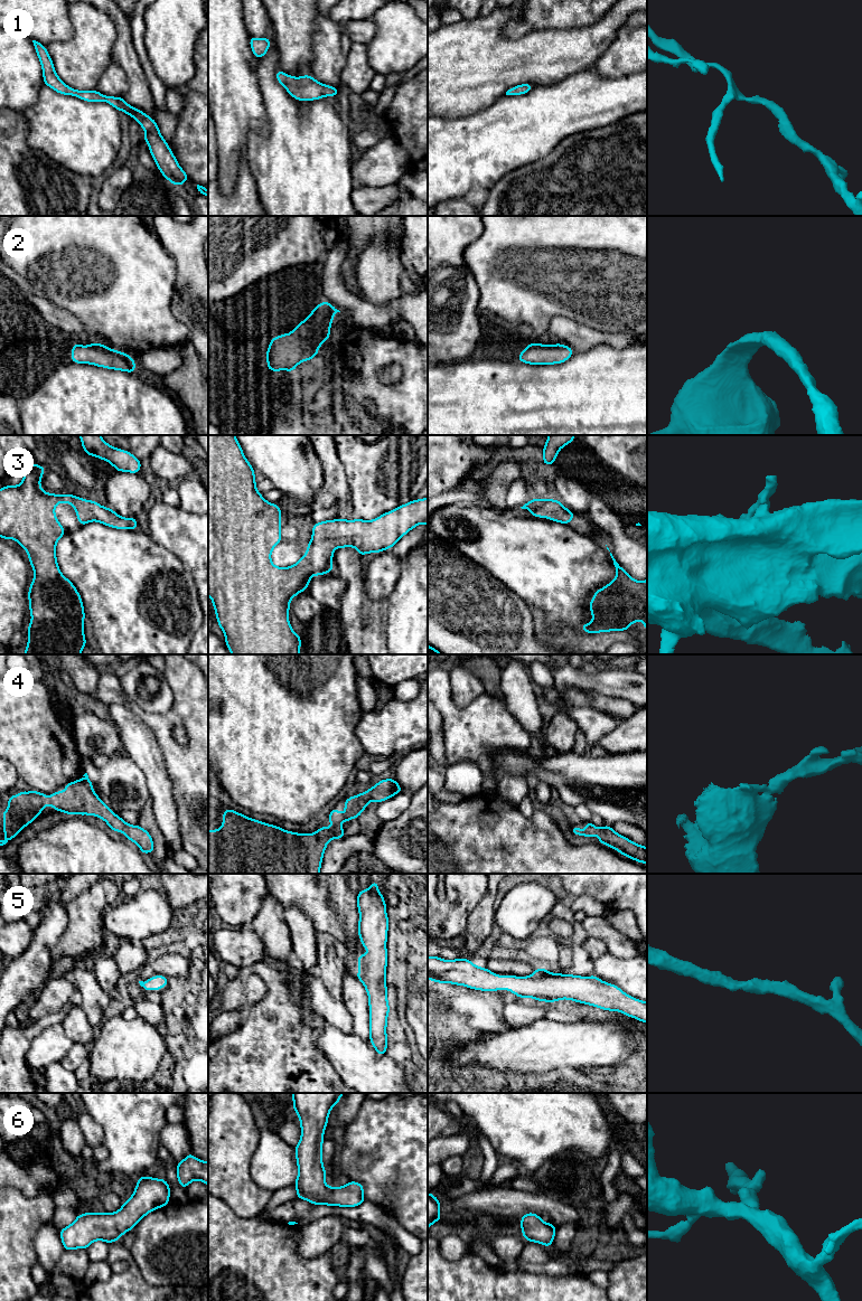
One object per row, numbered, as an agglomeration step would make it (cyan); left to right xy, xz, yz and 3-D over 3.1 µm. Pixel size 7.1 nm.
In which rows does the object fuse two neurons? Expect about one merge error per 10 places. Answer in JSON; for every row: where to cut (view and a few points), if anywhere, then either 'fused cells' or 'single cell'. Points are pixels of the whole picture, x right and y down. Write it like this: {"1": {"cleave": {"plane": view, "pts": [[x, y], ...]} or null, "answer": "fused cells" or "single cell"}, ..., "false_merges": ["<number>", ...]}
{"1": {"cleave": null, "answer": "single cell"}, "2": {"cleave": null, "answer": "single cell"}, "3": {"cleave": null, "answer": "single cell"}, "4": {"cleave": null, "answer": "single cell"}, "5": {"cleave": null, "answer": "single cell"}, "6": {"cleave": null, "answer": "single cell"}, "false_merges": []}

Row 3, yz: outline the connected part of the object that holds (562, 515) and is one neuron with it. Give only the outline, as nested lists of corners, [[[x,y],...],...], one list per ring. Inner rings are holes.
[[[531,499],[521,508],[527,509],[534,517],[547,518],[566,526],[577,515],[566,509],[560,500],[553,499]]]

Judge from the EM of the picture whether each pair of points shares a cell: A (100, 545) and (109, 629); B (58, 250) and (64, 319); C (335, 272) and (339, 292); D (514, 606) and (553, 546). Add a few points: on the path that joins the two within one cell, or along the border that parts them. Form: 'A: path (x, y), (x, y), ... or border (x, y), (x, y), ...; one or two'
A: path (105, 566), (105, 607); one
B: border (46, 299), (69, 311), (83, 326); two
C: path (335, 276), (335, 288); one
D: border (499, 581), (531, 609); two

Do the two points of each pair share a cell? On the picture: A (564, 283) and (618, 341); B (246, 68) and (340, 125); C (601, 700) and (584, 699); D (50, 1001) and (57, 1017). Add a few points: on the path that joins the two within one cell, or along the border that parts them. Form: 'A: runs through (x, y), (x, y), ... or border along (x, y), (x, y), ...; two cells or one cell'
A: border along (584, 324), (602, 331), (625, 332), (635, 336); two cells
B: border along (256, 59), (256, 78), (262, 100); two cells
C: runs through (597, 700), (589, 699); one cell
D: border along (76, 997), (59, 1009), (48, 1012), (34, 1021); two cells

